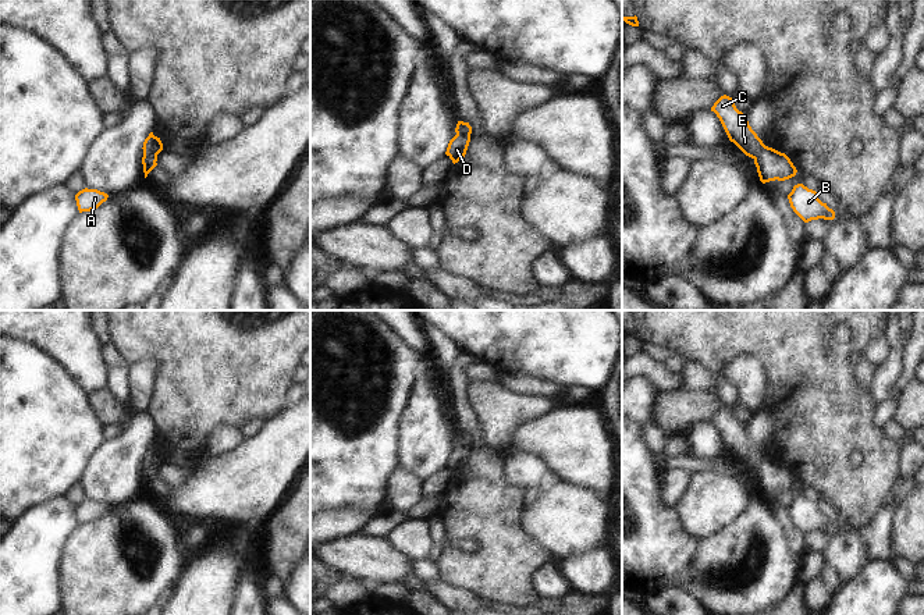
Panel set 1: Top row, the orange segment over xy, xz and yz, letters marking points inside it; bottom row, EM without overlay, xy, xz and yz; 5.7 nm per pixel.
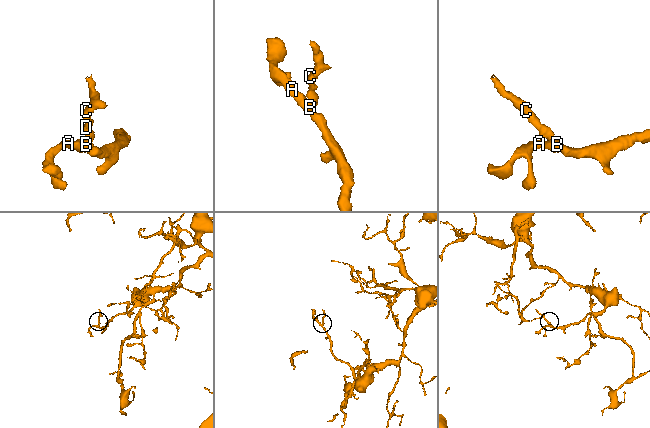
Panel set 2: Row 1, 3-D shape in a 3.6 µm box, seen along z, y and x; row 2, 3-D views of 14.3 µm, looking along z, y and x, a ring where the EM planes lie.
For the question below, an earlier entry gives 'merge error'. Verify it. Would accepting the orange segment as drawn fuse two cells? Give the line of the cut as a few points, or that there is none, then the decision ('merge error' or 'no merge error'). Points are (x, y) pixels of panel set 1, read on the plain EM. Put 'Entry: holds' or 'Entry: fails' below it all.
cut yz (764, 457), (754, 470); merge error
Entry: holds

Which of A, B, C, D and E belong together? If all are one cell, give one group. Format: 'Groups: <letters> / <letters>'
Groups: A B D / C E.

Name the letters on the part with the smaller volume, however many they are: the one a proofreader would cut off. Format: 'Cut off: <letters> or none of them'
Cut off: C, E

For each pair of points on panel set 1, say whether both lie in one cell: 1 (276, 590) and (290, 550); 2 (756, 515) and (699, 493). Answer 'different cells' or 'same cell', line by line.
1: different cells
2: different cells

